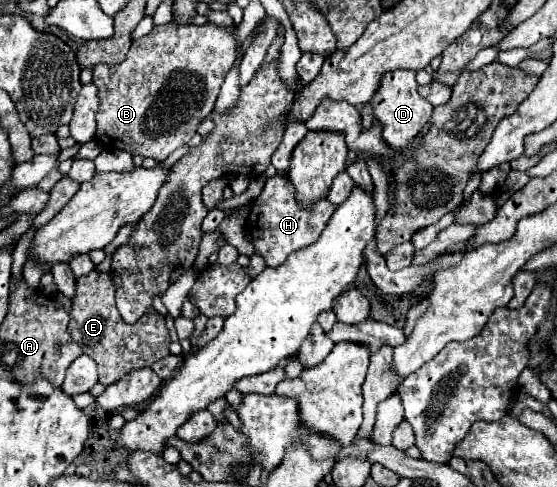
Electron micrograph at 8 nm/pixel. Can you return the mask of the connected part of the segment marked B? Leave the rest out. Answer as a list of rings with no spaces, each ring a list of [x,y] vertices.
[[[170,22],[164,26],[154,26],[150,34],[134,40],[126,60],[118,66],[94,66],[92,82],[98,86],[100,94],[96,140],[102,142],[104,148],[126,150],[130,154],[150,156],[160,162],[166,160],[176,148],[188,144],[188,140],[196,134],[198,124],[212,112],[224,76],[236,60],[236,42],[232,32],[232,26],[216,26],[210,22],[204,26]]]

